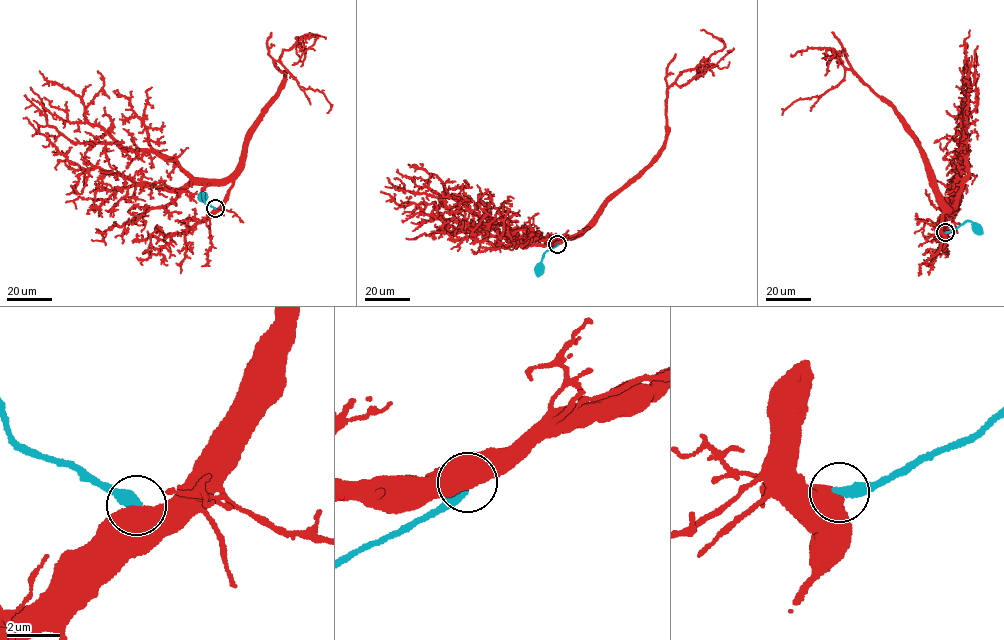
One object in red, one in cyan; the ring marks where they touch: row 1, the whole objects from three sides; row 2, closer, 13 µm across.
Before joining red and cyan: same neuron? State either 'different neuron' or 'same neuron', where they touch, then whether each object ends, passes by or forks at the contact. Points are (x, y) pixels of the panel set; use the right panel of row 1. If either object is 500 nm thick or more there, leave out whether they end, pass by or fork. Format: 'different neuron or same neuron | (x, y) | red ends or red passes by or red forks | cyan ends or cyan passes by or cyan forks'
different neuron | (945, 232)

